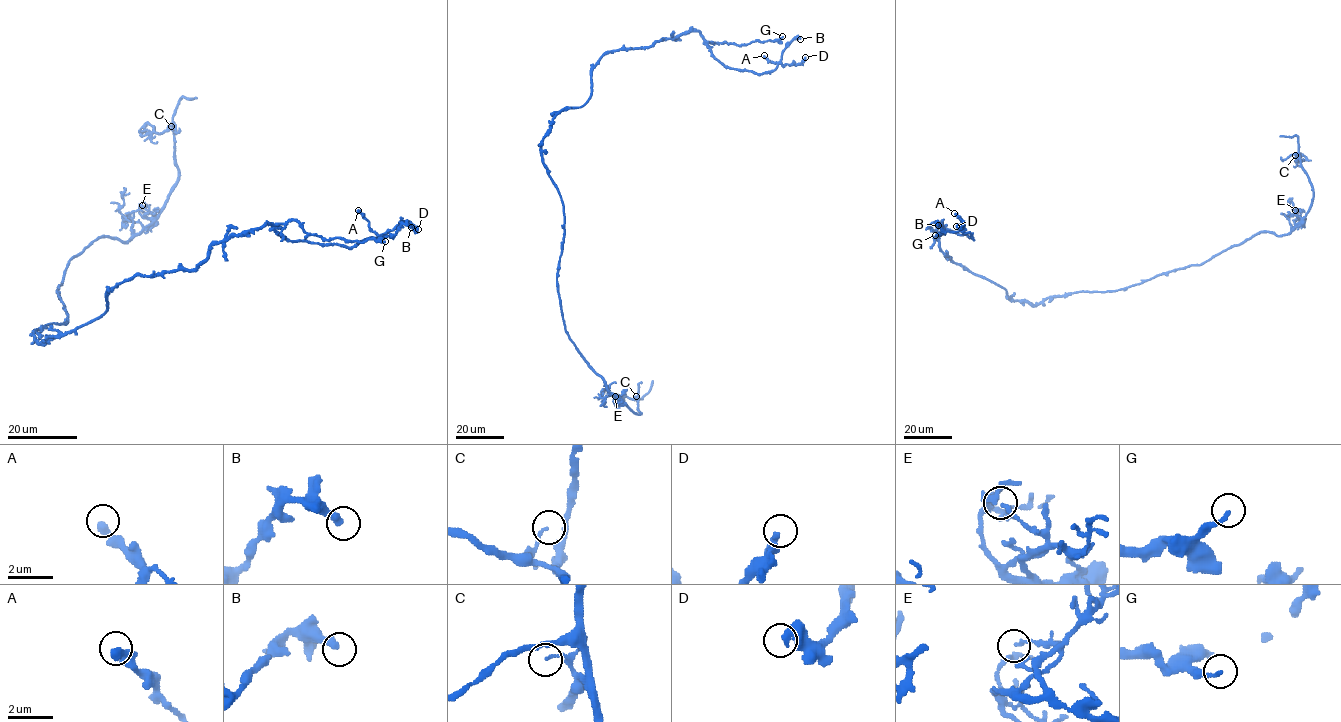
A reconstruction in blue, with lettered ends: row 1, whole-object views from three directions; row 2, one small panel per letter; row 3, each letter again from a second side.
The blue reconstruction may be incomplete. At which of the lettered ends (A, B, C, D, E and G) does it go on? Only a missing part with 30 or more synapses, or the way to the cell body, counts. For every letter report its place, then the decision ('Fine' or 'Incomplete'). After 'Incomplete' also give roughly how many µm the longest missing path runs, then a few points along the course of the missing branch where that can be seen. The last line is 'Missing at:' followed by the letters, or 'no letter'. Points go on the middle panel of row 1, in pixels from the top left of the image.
A: Place: (764, 55). Fine
B: Place: (800, 39). Fine
C: Place: (636, 396). Fine
D: Place: (805, 57). Fine
E: Place: (615, 396). Fine
G: Place: (782, 36). Fine
Missing at: no letter

